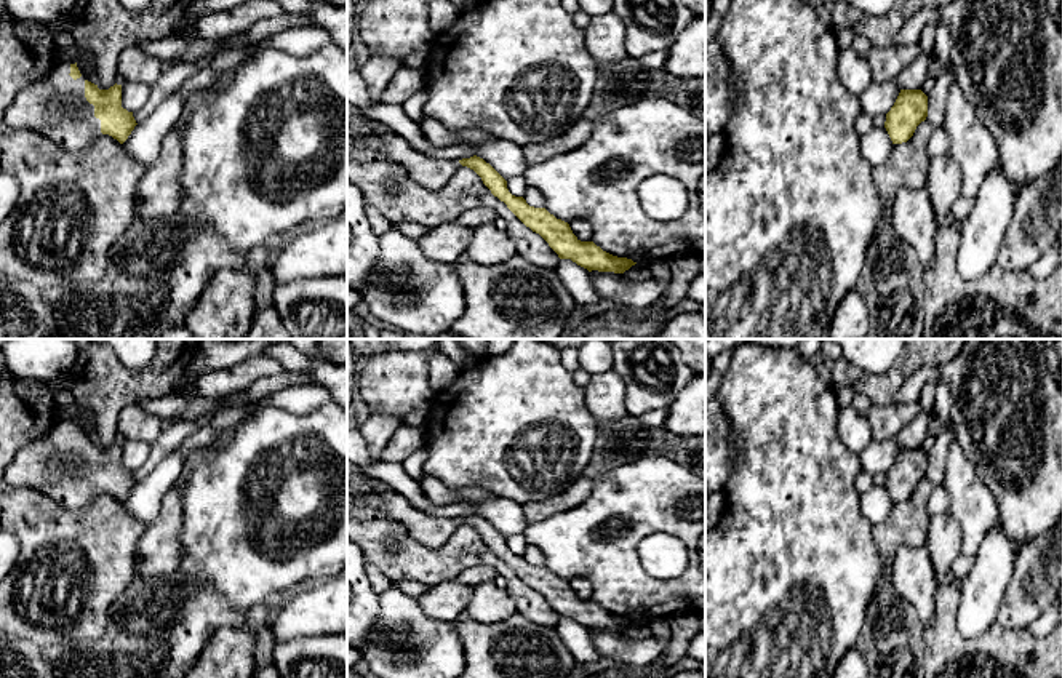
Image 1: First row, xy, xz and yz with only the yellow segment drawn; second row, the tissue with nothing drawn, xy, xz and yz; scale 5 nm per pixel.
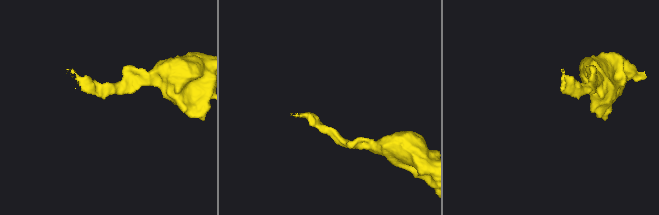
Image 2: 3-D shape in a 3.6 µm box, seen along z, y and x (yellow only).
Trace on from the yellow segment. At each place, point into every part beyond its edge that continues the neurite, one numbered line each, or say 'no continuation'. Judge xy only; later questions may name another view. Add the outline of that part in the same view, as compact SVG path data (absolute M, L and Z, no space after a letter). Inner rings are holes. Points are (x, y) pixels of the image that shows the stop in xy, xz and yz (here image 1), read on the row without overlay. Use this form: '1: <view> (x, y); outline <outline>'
1: xy (56, 466); outline M69 422L22 446L5 472L5 480L35 489L62 508L86 508L102 491L94 464L85 456L85 437L74 438Z

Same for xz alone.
1: xz (432, 531); outline M385 489L379 493L382 512L400 523L417 542L429 548L440 548L461 526L459 518L446 518L416 508L401 494Z

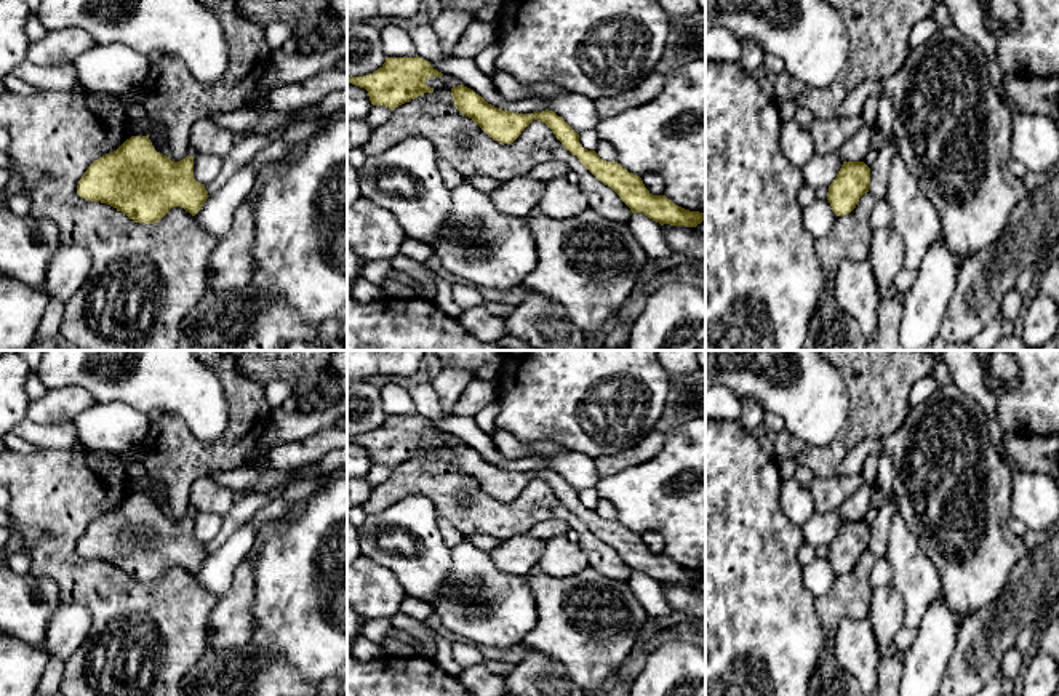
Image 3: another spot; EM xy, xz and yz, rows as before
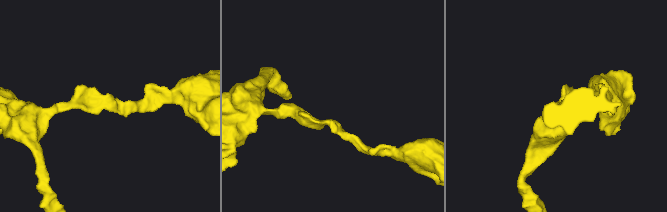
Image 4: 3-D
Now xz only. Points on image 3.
no continuation

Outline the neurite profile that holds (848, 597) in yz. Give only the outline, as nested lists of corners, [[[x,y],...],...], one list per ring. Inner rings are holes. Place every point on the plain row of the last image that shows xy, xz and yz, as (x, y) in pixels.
[[[870,550],[864,552],[849,573],[837,574],[829,592],[816,598],[816,613],[825,632],[817,666],[833,658],[835,632],[841,619],[869,619],[873,565],[875,555]]]

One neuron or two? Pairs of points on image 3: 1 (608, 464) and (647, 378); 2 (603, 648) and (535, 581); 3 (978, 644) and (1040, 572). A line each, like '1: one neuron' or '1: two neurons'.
1: two neurons
2: one neuron
3: one neuron

